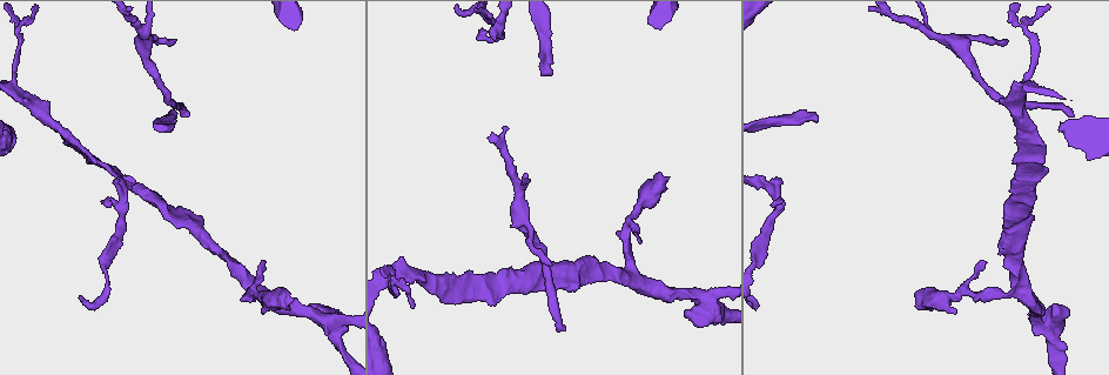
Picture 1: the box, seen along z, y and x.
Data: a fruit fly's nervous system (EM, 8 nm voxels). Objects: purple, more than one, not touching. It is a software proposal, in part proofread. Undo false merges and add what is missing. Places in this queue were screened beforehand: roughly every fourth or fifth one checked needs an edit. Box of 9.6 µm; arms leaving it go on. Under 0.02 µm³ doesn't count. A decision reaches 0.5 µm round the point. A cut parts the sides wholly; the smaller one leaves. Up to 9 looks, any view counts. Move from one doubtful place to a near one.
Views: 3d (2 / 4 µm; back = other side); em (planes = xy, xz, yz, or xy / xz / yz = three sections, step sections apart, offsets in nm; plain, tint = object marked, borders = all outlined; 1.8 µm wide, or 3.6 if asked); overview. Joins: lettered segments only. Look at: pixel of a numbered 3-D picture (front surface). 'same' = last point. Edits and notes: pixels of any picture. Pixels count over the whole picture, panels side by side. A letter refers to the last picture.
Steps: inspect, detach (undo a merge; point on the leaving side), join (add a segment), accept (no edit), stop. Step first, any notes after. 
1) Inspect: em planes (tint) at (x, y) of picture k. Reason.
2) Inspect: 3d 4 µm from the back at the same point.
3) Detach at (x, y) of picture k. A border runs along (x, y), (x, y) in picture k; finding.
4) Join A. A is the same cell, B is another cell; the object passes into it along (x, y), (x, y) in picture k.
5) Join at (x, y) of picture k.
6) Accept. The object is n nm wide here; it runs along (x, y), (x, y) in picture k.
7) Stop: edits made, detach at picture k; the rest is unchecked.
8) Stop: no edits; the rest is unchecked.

Inspect: em planes (tint) at (1012, 224) of picture 1. Three-way junction.

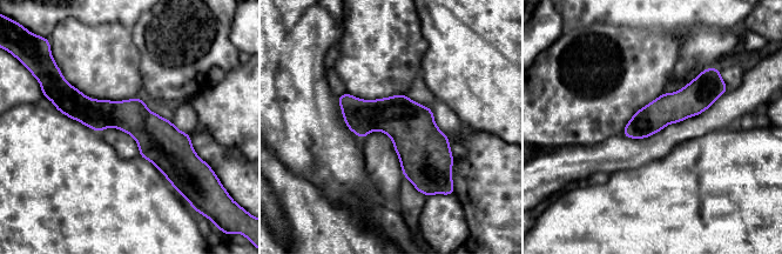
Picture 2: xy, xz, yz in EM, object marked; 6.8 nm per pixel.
Inspect: em planes (borders) at the same point. See the neighbours.

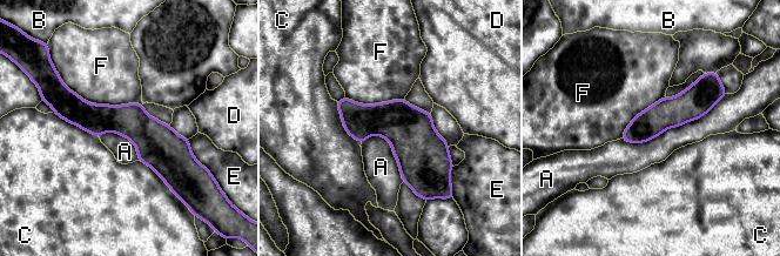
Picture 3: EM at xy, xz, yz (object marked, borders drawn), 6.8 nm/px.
Accept. The longest contact is with A, 800 nm; A, B, C, D, E and F are other cells; it runs along (59, 110), (130, 120), (190, 157) in picture 3; all the same cell.

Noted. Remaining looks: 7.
Inspect: 3d 2 µm at (174, 42) of picture 1. Branch stops here.

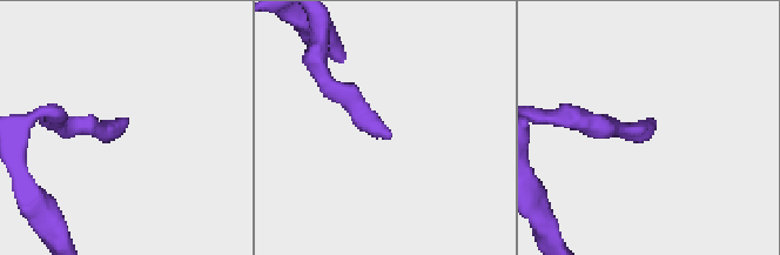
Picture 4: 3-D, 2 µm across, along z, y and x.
Inspect: em xz step 8 (borders) at (389, 136) of picture 4. Now the EM.

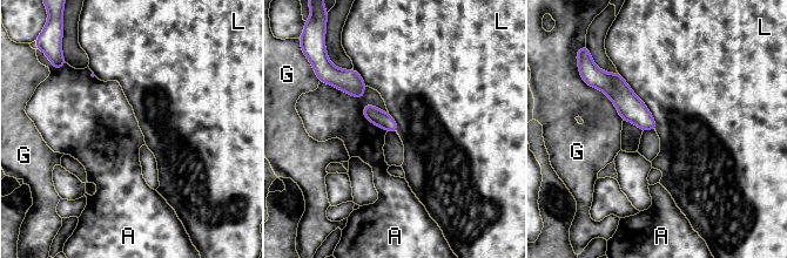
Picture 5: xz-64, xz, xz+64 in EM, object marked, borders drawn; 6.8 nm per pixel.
Inspect: em planes (borders) at the same point. Another direction.

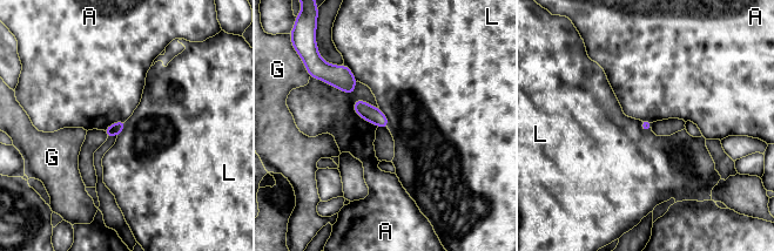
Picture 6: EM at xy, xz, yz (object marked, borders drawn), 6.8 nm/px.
Accept. A, G and L are other cells; a border runs along (343, 63), (349, 68), (356, 81) in picture 6; none of them fits.

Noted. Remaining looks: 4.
Inspect: 3d 2 µm from the back at (489, 296) of picture 1. Closes a loop.

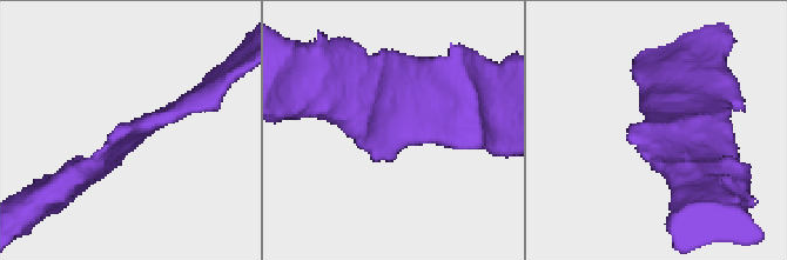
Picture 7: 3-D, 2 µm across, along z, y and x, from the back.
Inspect: em xy step 4 (tint) at (665, 135) of picture 7. Now the EM.

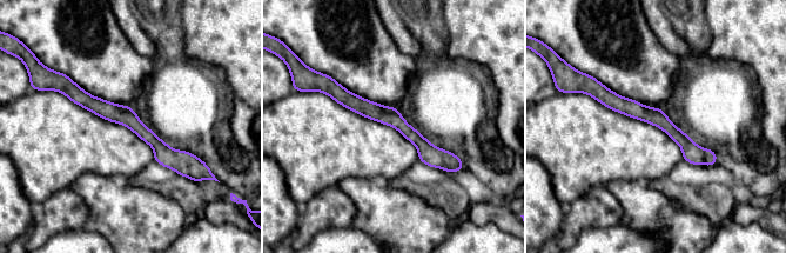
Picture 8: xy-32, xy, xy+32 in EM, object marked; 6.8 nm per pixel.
Inspect: em xy step 4 (borders) at the same point. What lies round it.

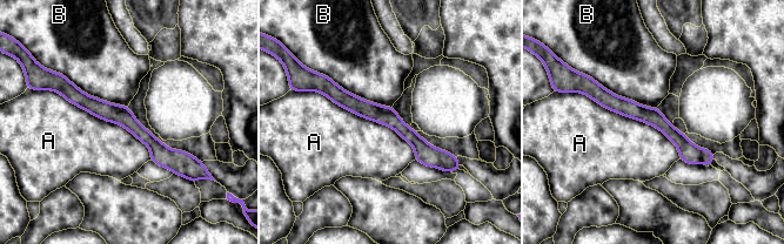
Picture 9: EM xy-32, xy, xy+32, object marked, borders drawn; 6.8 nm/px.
Accept. The object is 130 nm wide here; A and B are other cells; all the same cell.

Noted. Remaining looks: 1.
Inspect: em 3.6 µm planes (borders) at (1069, 113) of picture 1. Branch stops here.

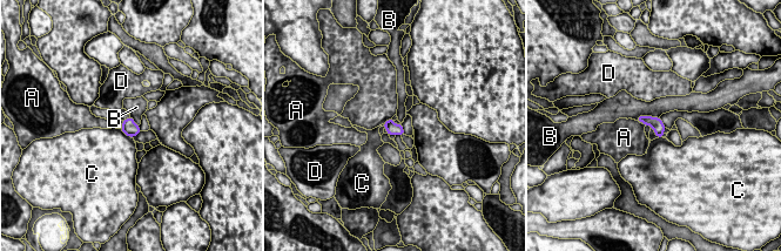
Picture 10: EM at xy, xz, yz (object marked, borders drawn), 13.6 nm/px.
Accept. A, B, C and D are other cells; none of them fits.

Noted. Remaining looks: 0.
Stop: no edits; the rest is unchecked.

